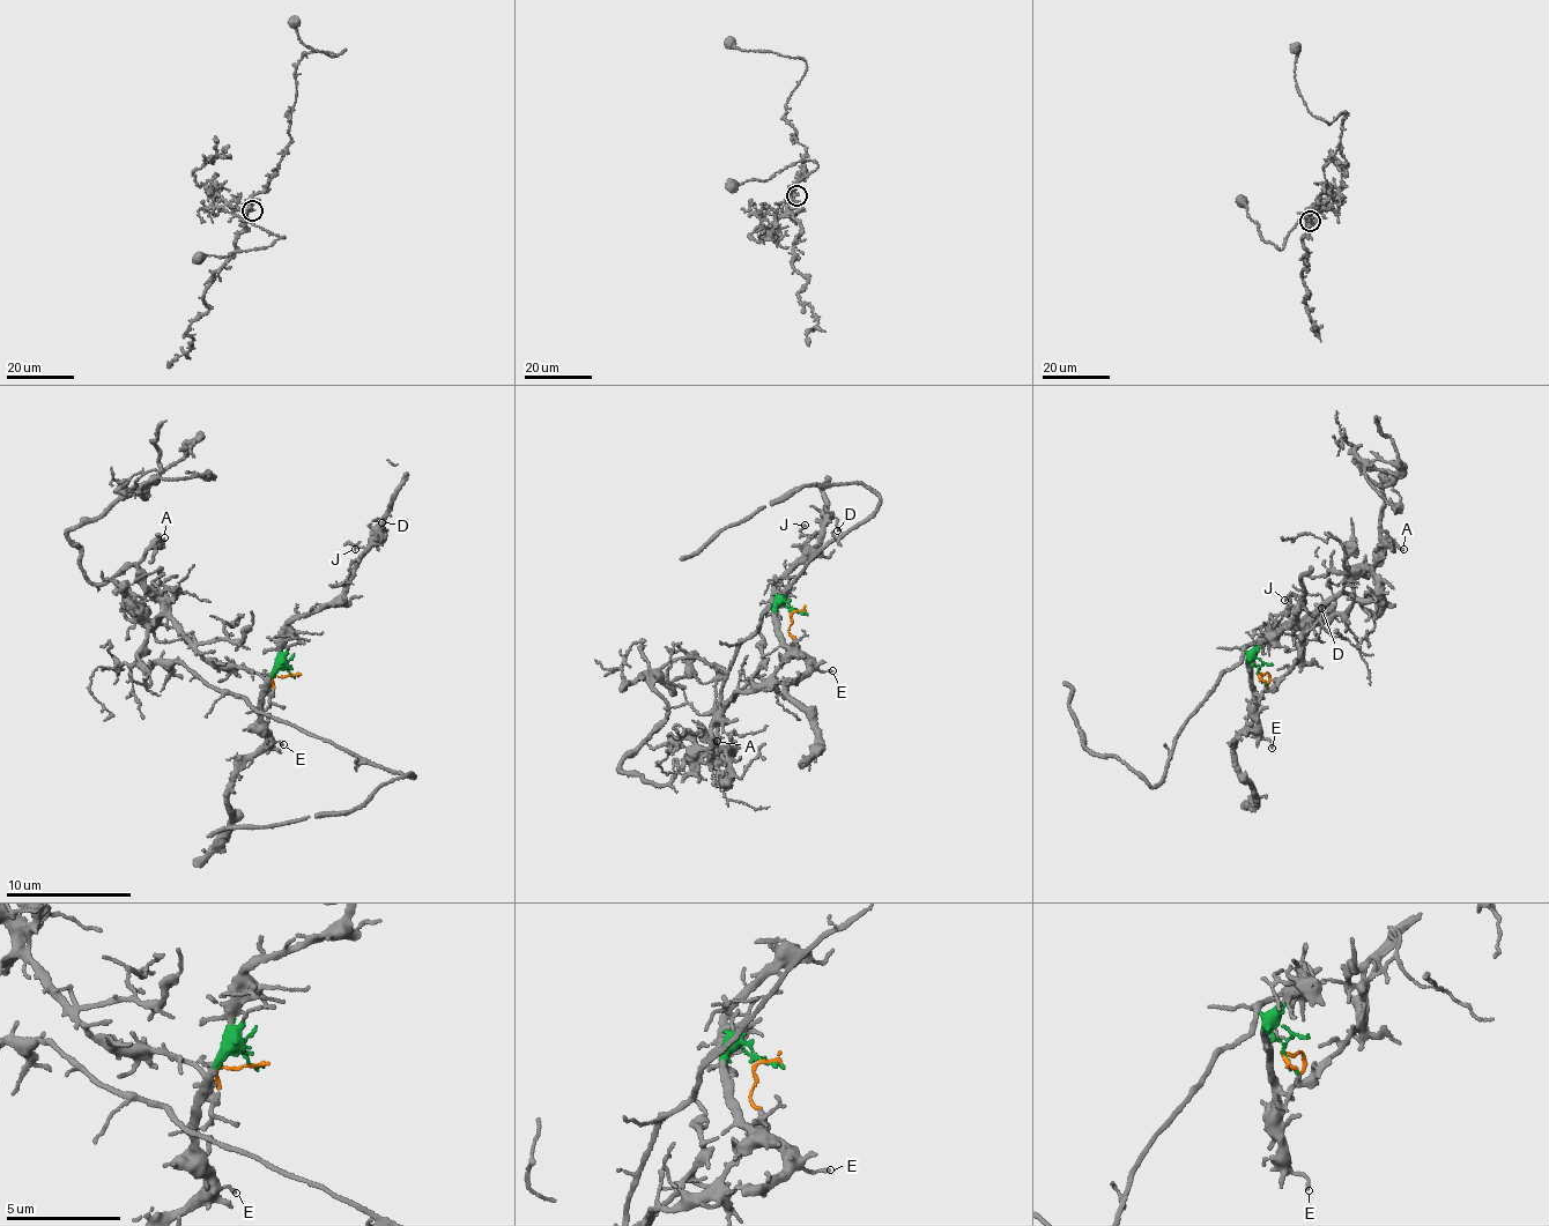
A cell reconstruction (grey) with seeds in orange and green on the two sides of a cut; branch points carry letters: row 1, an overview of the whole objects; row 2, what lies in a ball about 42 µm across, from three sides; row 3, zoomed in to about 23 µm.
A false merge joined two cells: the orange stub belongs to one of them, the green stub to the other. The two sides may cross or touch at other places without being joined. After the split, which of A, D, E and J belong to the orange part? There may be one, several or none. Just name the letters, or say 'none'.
A

